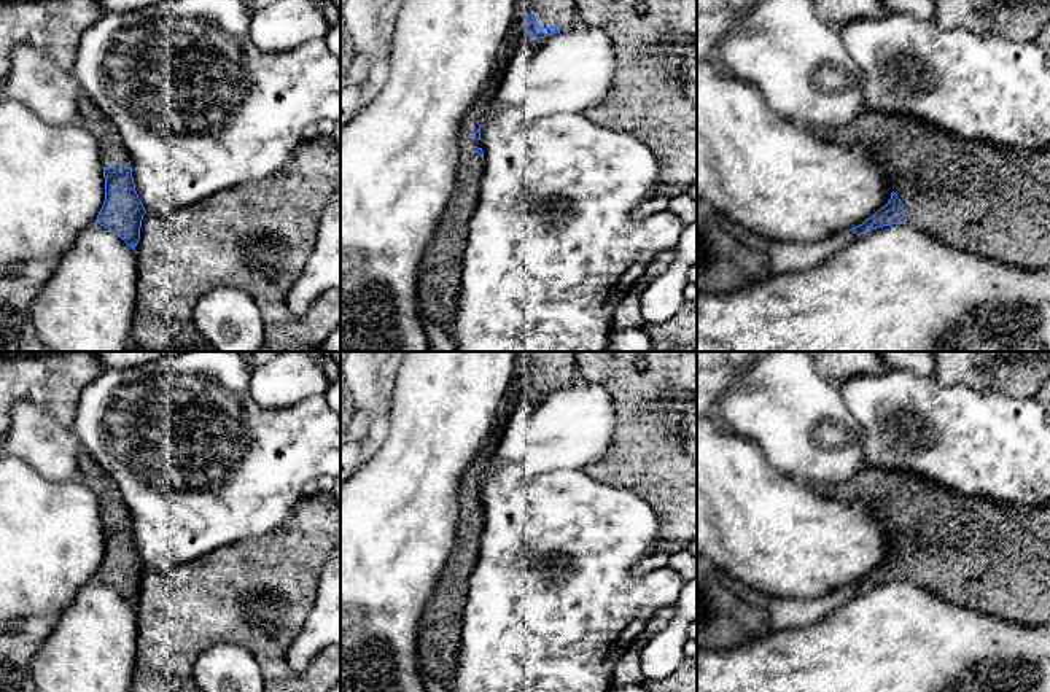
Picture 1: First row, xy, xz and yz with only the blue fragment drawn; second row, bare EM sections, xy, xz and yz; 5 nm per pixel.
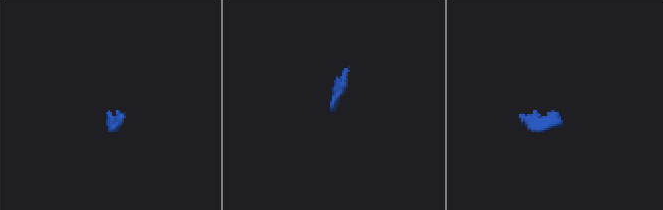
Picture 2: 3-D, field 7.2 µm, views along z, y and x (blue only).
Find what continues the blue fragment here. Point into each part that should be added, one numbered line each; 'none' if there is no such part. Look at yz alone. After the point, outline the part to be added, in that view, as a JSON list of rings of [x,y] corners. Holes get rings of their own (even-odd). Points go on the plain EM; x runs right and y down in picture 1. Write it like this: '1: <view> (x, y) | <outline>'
1: yz (991, 557) | [[[872,466],[840,485],[808,485],[822,496],[864,501],[880,511],[904,560],[907,582],[956,606],[1050,627],[1050,507],[959,496],[923,476]]]

